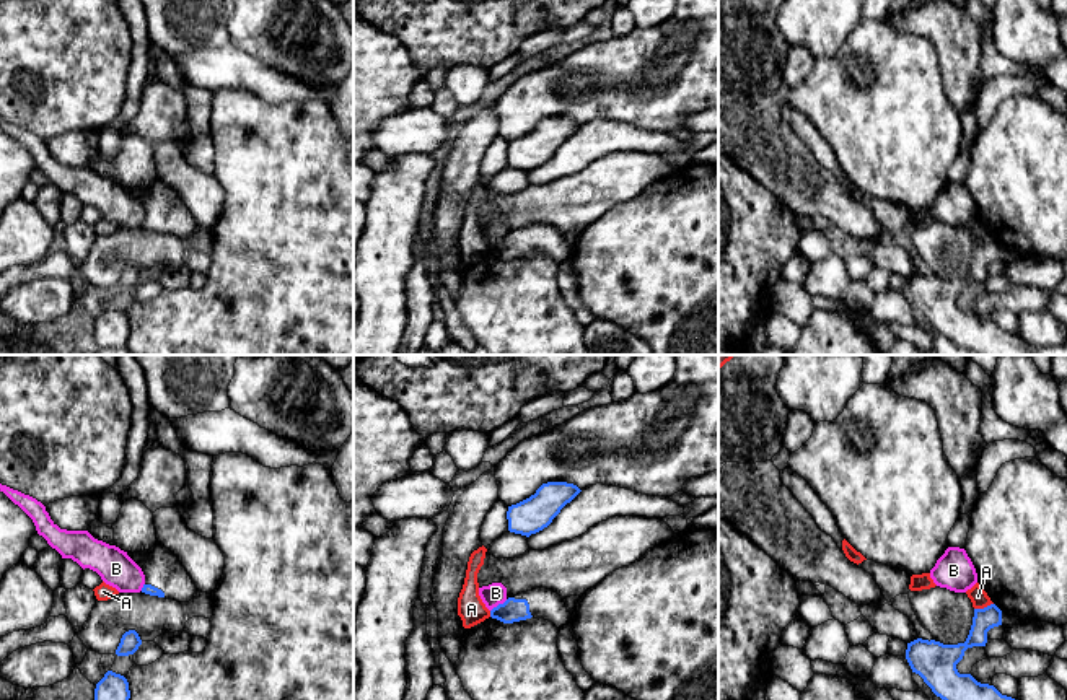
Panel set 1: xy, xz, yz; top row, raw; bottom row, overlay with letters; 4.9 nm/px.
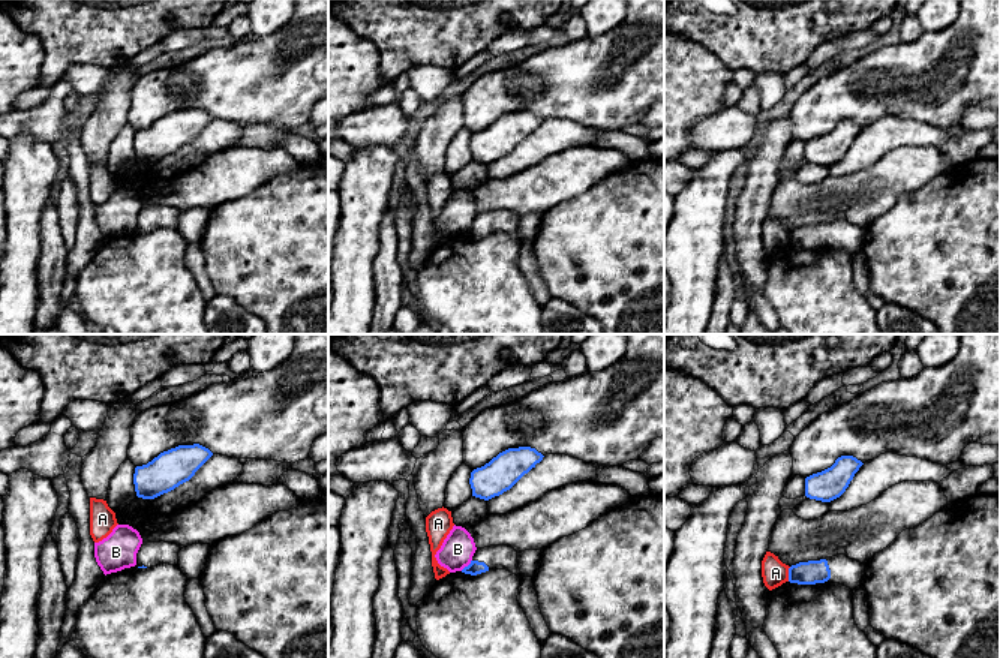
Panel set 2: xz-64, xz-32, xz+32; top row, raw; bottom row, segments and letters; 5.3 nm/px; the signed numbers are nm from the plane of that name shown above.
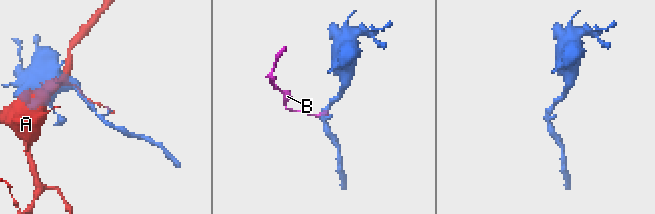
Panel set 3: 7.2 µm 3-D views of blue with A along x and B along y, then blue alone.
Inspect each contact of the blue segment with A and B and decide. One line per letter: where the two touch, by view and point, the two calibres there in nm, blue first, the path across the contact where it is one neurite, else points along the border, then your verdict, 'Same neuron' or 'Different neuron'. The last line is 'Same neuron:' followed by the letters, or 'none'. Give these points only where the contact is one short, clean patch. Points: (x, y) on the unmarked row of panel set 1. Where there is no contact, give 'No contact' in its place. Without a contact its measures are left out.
A: Touches blue at yz (984, 243). Thickness 110 nm (blue) against 90 nm. Different neuron
B: Touches blue at xz (499, 240). Thickness 110 nm (blue) against 110 nm. Boundary: xz (507, 235), (491, 246). Different neuron
Same neuron: none

